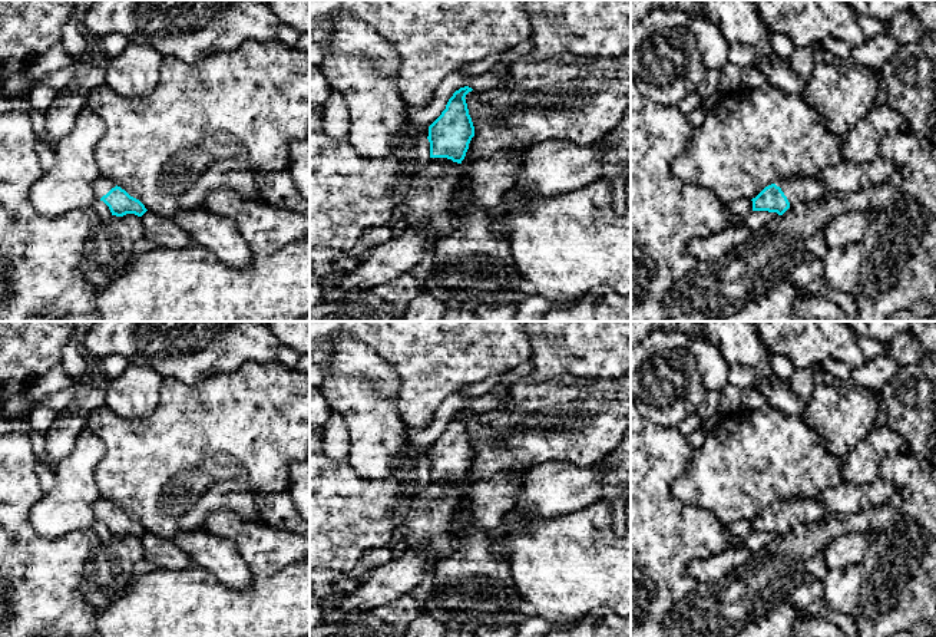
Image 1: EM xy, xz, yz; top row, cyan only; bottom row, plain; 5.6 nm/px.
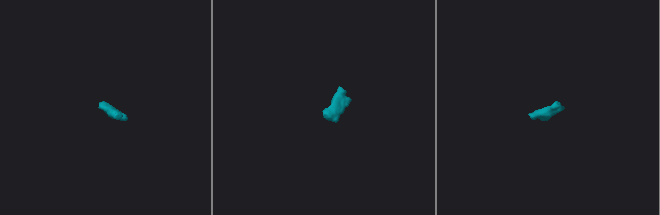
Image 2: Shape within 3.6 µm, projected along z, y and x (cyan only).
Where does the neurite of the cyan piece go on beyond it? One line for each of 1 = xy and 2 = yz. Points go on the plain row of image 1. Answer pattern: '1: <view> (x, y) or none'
1: xy (102, 507)
2: yz (797, 511)

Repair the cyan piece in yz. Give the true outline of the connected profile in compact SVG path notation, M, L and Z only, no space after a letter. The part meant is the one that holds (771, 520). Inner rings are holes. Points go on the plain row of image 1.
M817 498L788 499L765 508L753 519L753 532L768 532L783 537L793 525L823 519L828 511Z

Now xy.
M99 498L95 504L93 514L96 521L103 522L109 528L112 537L123 538L126 535L135 535L142 538L148 532L139 521L130 518L109 499Z

